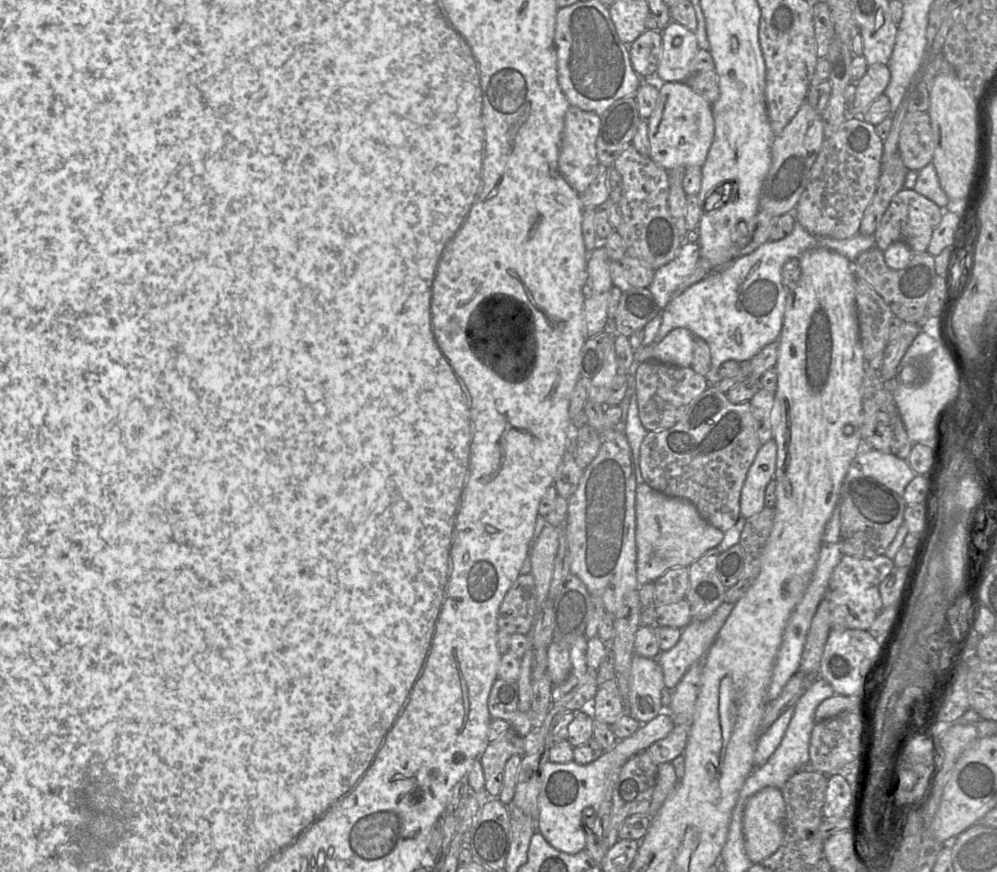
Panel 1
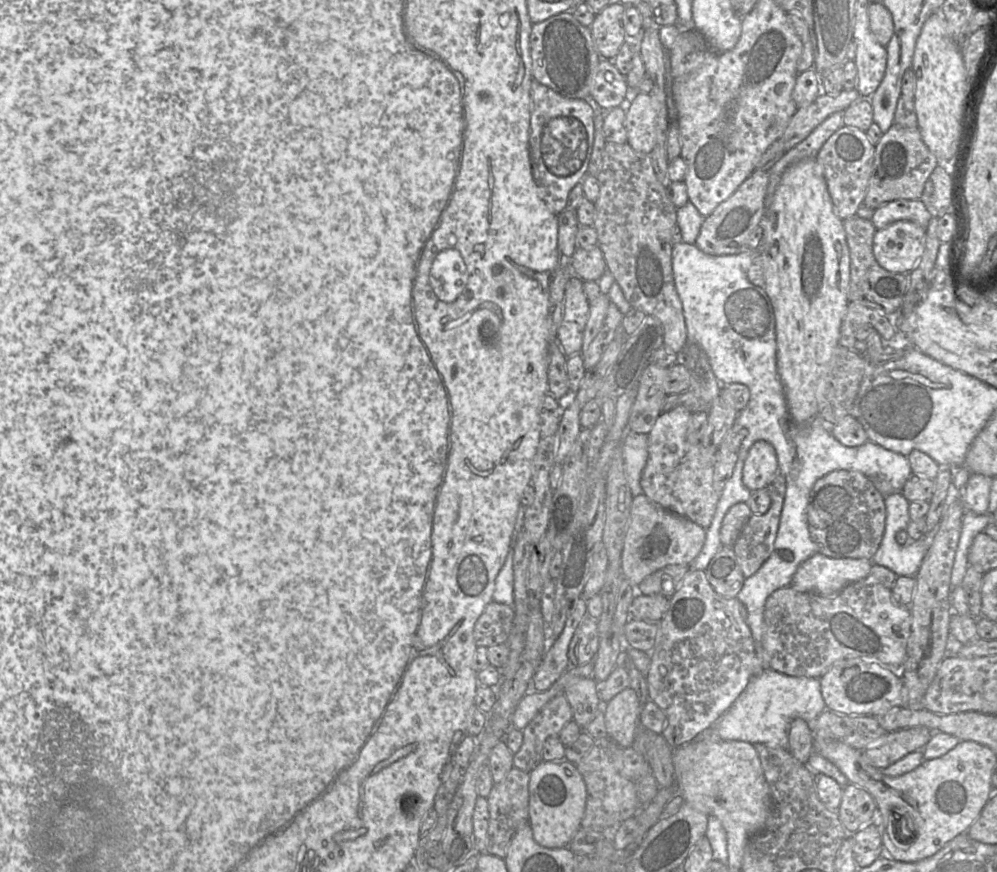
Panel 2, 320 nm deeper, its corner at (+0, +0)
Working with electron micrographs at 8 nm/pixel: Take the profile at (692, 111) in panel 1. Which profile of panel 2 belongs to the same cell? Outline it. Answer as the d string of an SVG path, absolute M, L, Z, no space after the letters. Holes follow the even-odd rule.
M638 93L625 117L627 143L637 152L649 154L656 143L657 112L649 94Z

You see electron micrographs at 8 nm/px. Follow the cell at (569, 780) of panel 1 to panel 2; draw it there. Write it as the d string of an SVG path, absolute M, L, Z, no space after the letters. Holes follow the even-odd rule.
M568 760L540 762L531 772L529 781L529 824L535 841L546 848L566 848L581 828L586 808L587 791L576 764Z

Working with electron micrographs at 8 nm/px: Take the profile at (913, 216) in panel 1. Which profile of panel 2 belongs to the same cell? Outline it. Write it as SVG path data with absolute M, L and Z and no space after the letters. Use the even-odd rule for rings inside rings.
M898 199L887 202L875 209L871 222L876 230L898 220L912 221L926 229L931 218L931 212L920 199Z

